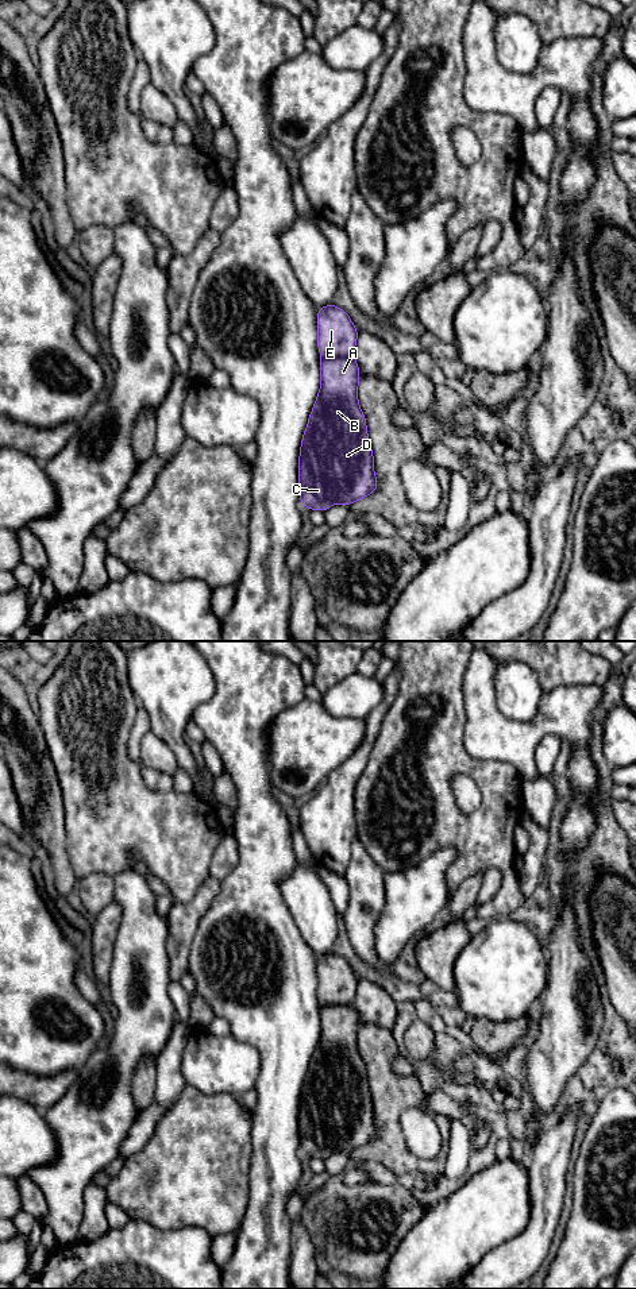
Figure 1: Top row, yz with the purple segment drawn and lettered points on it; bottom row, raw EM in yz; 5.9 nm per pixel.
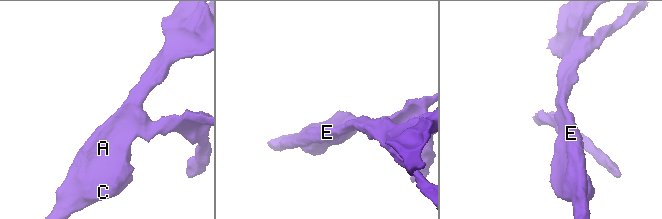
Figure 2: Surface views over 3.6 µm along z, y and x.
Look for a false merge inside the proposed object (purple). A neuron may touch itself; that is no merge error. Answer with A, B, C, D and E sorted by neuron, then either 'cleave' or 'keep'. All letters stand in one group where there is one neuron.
A B C D E; keep

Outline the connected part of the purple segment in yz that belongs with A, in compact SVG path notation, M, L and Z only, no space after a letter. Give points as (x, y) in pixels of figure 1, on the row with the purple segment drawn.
M329 304L317 309L320 390L302 435L298 458L300 503L327 512L334 503L347 508L378 487L366 417L358 402L359 366L354 358L358 331L346 310Z

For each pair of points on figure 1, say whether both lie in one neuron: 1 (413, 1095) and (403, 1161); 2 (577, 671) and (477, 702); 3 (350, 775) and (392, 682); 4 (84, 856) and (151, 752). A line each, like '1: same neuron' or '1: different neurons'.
1: same neuron
2: different neurons
3: same neuron
4: different neurons

